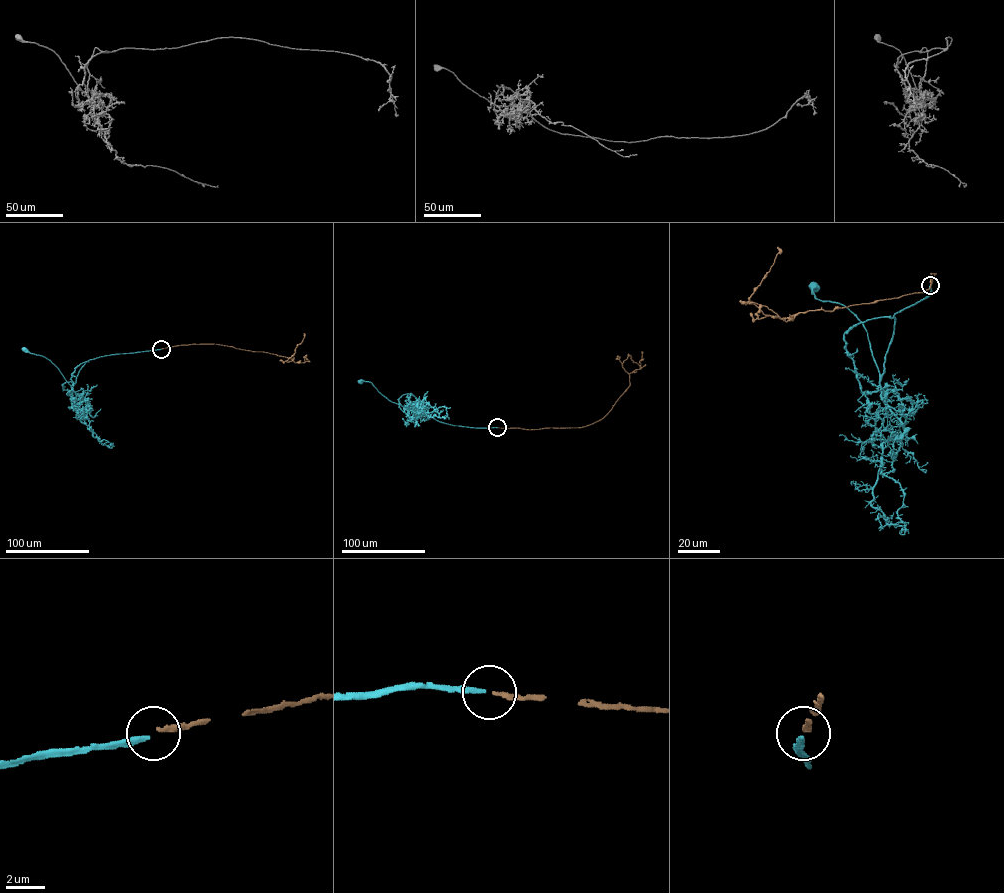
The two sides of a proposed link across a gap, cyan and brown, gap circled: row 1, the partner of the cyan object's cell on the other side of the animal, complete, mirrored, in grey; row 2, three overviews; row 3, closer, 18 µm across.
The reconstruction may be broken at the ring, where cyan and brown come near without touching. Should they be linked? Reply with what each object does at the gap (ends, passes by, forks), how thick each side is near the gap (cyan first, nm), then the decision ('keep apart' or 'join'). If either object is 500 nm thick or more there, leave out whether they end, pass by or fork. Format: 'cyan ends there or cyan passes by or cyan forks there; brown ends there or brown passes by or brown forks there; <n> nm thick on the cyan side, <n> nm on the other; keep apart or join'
cyan ends there; brown ends there; 240 nm thick on the cyan side, 220 nm on the other; keep apart

